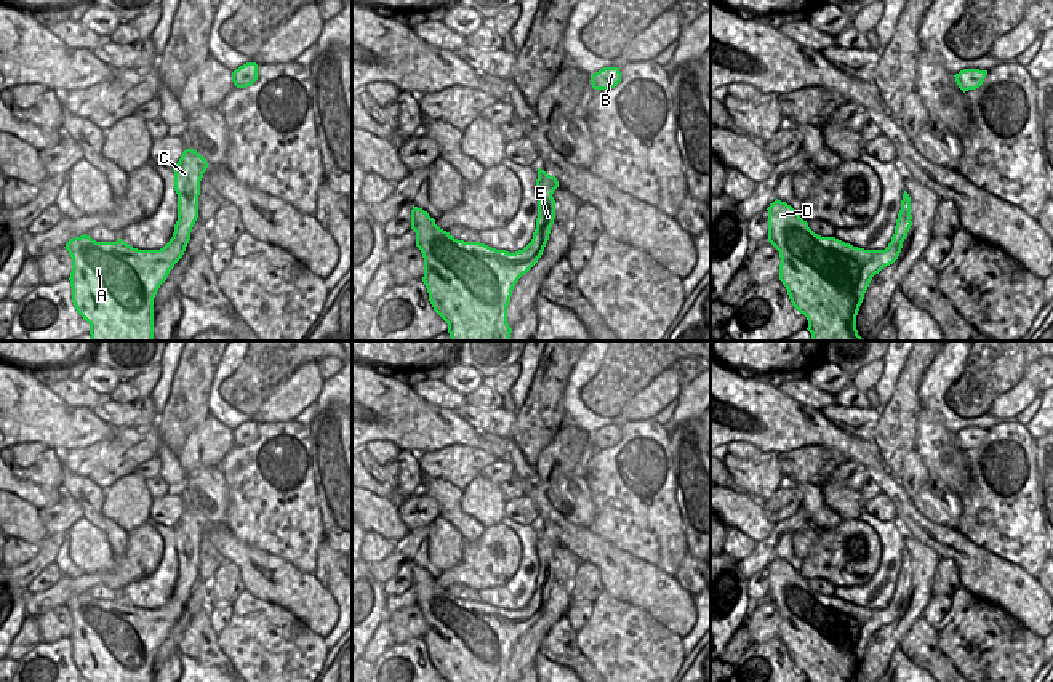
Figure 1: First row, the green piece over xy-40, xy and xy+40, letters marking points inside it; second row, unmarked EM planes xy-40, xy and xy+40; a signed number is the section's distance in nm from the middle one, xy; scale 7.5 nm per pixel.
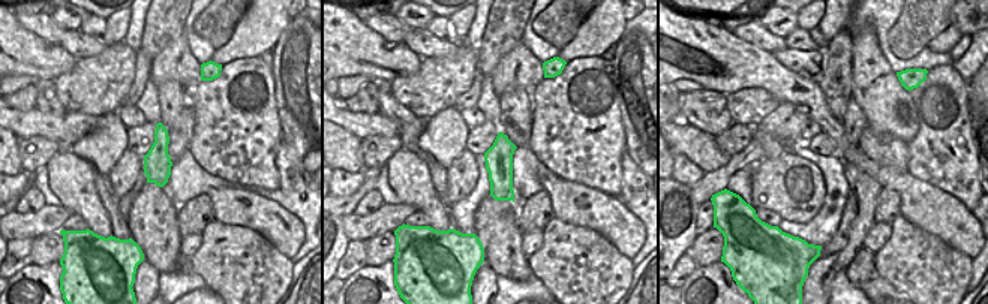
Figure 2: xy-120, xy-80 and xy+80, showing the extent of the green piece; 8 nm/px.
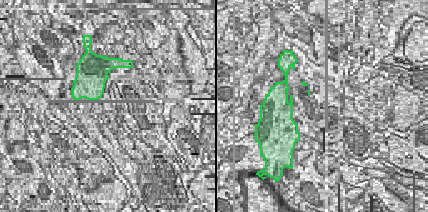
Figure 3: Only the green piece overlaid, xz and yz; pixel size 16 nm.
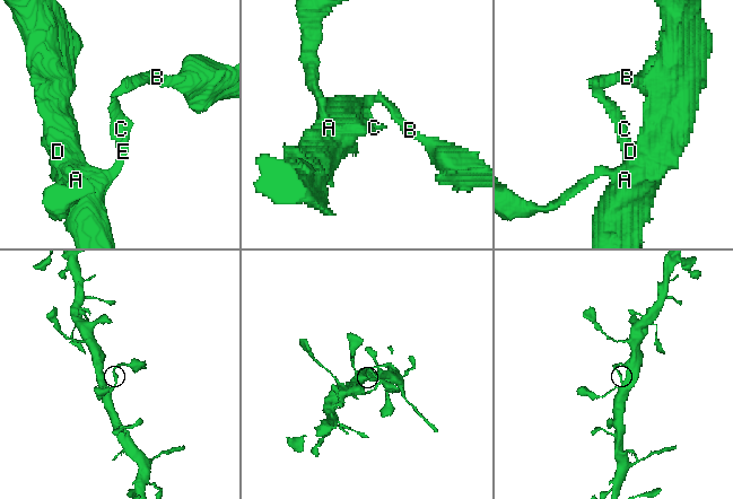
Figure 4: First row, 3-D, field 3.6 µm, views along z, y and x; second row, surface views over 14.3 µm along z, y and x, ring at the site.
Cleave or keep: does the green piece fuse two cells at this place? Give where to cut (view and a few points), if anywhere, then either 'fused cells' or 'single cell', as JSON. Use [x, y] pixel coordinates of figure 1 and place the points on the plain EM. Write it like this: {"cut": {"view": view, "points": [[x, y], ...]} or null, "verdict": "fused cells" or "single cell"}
{"cut": null, "verdict": "single cell"}

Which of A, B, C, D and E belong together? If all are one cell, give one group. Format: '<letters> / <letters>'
A B C D E

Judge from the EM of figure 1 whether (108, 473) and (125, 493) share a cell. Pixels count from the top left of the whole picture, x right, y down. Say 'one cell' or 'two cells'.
two cells

